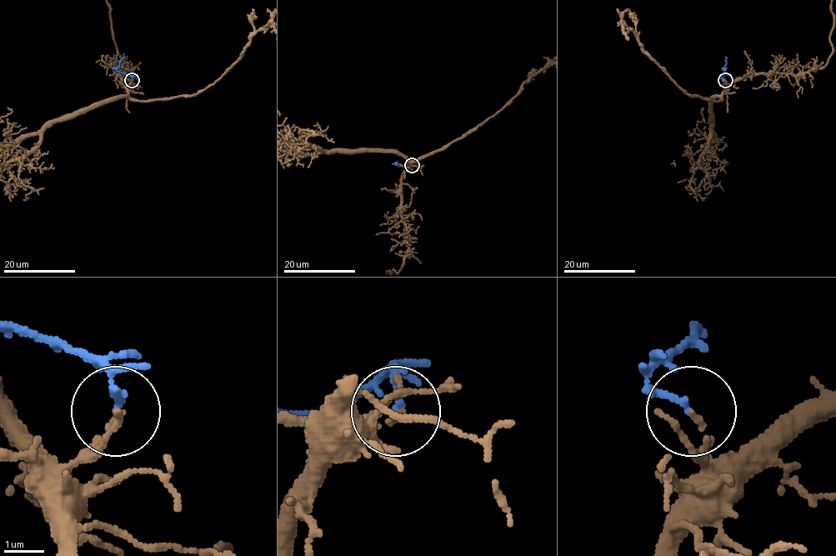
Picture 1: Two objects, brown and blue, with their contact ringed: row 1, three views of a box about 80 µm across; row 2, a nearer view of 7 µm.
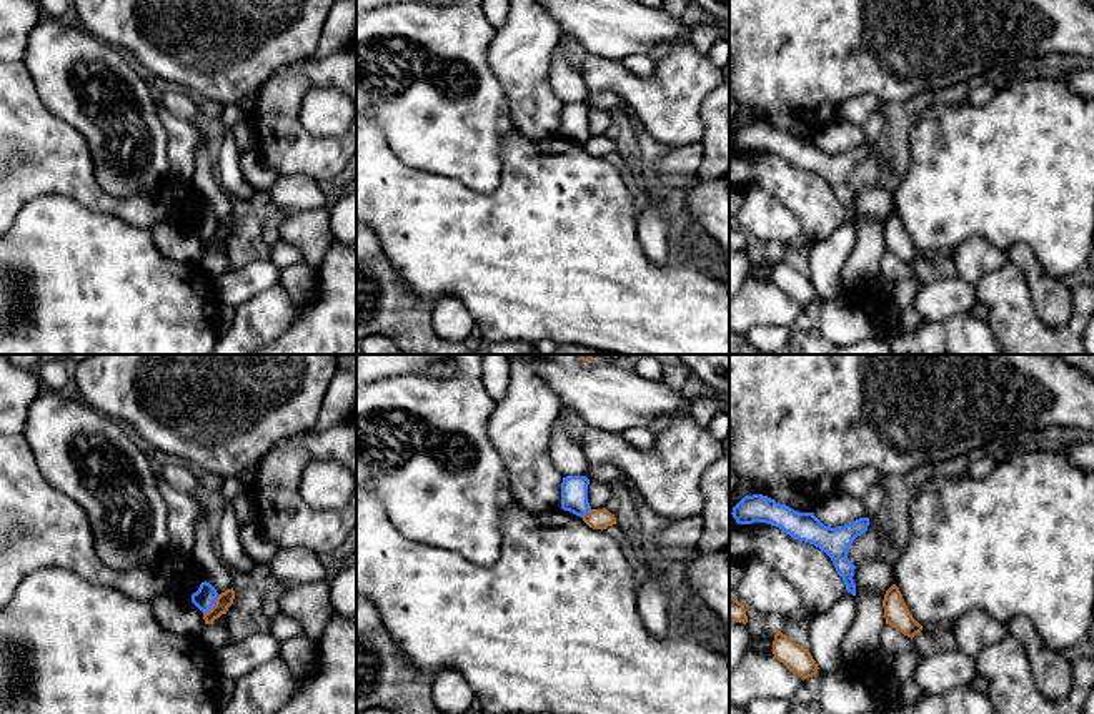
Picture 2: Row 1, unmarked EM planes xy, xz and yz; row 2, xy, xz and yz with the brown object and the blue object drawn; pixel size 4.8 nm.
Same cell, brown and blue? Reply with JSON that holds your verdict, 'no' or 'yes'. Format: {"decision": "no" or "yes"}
{"decision": "no"}

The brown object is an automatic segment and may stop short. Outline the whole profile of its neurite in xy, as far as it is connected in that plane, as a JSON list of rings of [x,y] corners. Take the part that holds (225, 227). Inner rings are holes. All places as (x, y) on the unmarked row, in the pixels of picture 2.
[[[233,215],[218,221],[215,233],[208,240],[203,240],[205,251],[213,251],[215,246],[218,246],[221,241],[226,241],[228,235],[233,231],[233,226]]]

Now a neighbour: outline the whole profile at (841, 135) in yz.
[[[844,117],[833,120],[823,131],[814,136],[814,143],[824,153],[844,153],[859,145],[868,145],[866,130]]]

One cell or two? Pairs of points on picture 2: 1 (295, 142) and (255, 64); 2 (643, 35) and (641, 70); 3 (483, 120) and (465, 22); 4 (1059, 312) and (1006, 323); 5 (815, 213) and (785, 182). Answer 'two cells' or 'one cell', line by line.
1: two cells
2: two cells
3: one cell
4: two cells
5: one cell

